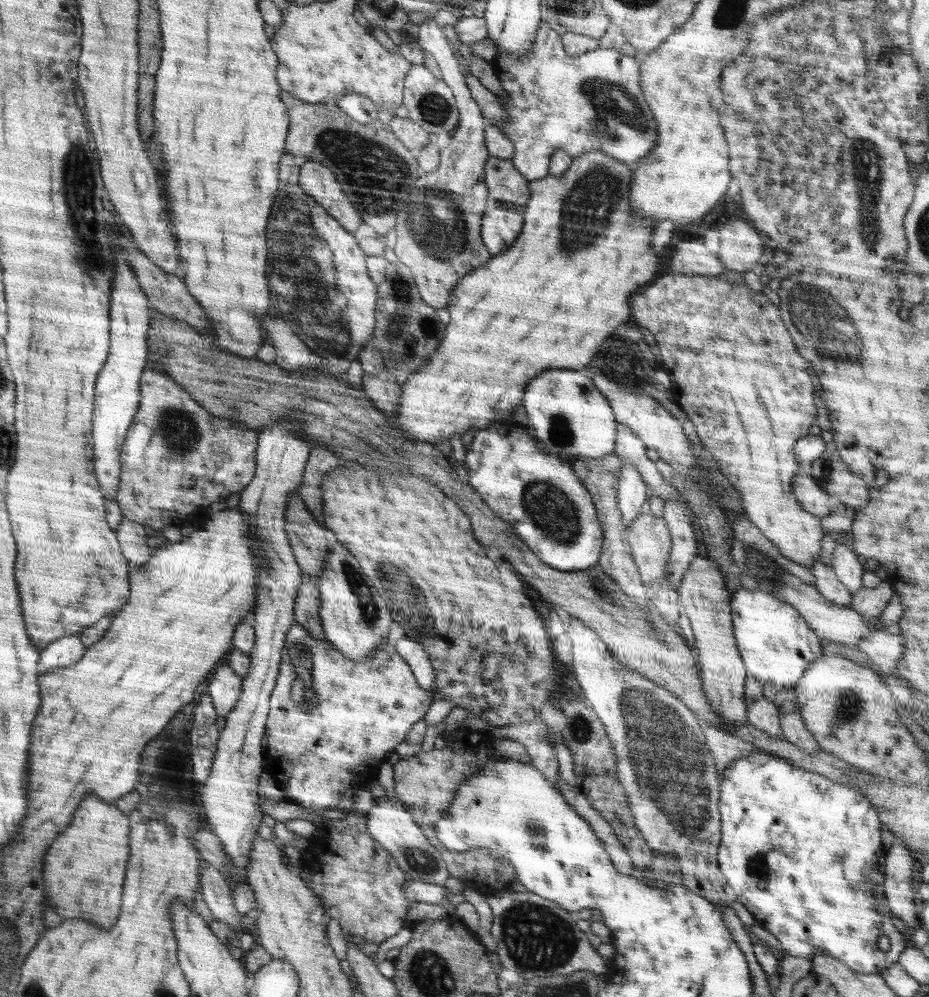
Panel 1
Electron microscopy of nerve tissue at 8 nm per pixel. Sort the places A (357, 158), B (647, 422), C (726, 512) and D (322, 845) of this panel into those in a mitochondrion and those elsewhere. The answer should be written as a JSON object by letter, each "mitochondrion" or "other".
{"A":"mitochondrion","B":"other","C":"other","D":"other"}

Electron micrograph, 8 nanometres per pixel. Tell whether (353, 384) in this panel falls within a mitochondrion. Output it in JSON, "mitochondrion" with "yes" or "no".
{"mitochondrion":"no"}

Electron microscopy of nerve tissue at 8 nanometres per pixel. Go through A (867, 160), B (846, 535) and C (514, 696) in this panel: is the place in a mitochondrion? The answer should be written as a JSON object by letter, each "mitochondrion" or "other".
{"A":"mitochondrion","B":"other","C":"other"}

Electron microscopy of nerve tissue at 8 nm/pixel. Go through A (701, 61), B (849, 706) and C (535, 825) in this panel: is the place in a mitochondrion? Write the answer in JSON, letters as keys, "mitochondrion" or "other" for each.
{"A":"other","B":"mitochondrion","C":"mitochondrion"}

